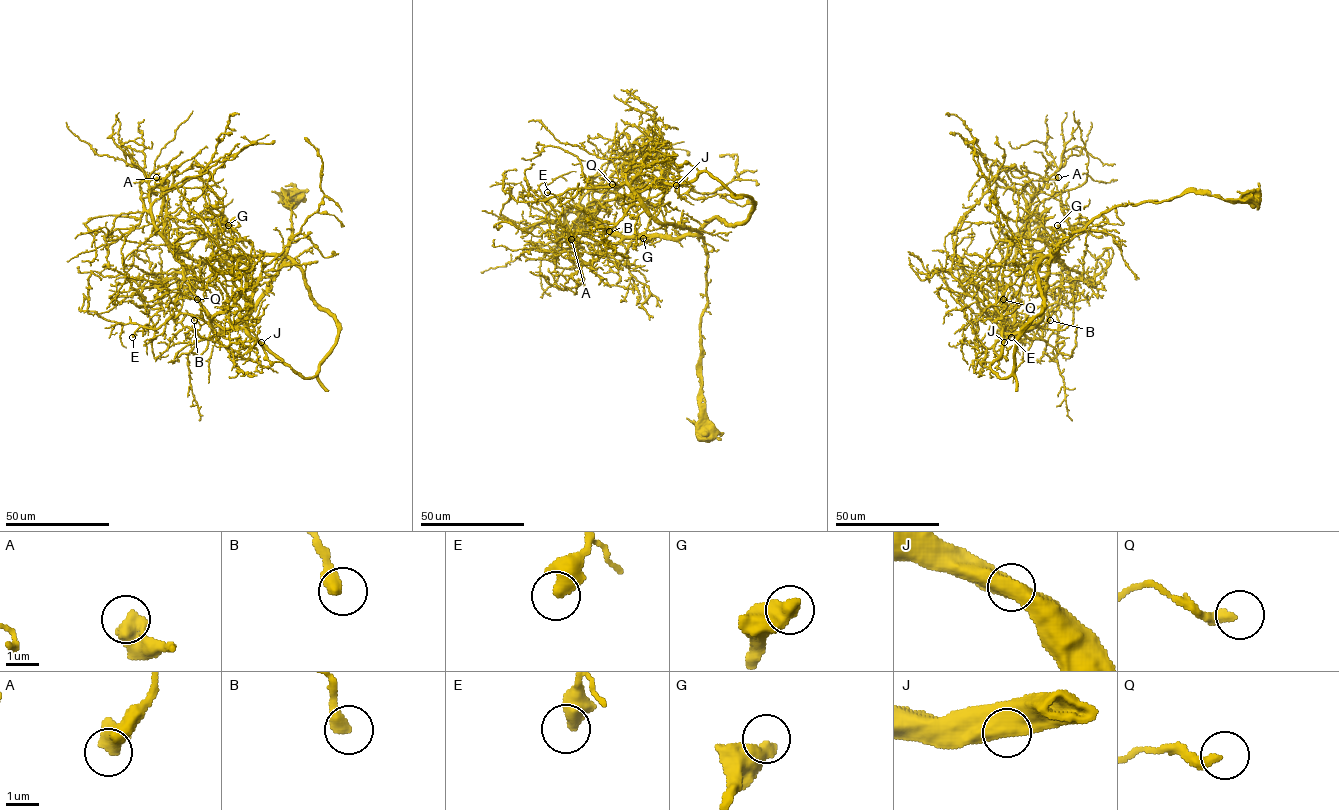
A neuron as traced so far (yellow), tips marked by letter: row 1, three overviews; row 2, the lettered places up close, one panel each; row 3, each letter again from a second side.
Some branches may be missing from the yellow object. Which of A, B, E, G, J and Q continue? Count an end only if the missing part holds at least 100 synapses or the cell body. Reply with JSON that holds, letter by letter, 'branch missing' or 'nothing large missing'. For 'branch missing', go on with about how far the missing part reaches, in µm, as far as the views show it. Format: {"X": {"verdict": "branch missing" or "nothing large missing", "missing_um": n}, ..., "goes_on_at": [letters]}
{"A": {"verdict": "nothing large missing"}, "B": {"verdict": "nothing large missing"}, "E": {"verdict": "nothing large missing"}, "G": {"verdict": "nothing large missing"}, "J": {"verdict": "nothing large missing"}, "Q": {"verdict": "nothing large missing"}, "goes_on_at": []}

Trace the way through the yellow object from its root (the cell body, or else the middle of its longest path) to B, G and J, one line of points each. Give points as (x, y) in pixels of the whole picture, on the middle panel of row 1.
B: (706, 436), (704, 239), (697, 230), (660, 225), (635, 205), (617, 222), (596, 227), (609, 231)
G: (706, 436), (700, 404), (706, 245), (697, 236), (613, 235), (597, 219), (623, 242), (638, 244), (643, 238)
J: (706, 436), (701, 229), (715, 217), (743, 222), (753, 201), (704, 172), (676, 185)

